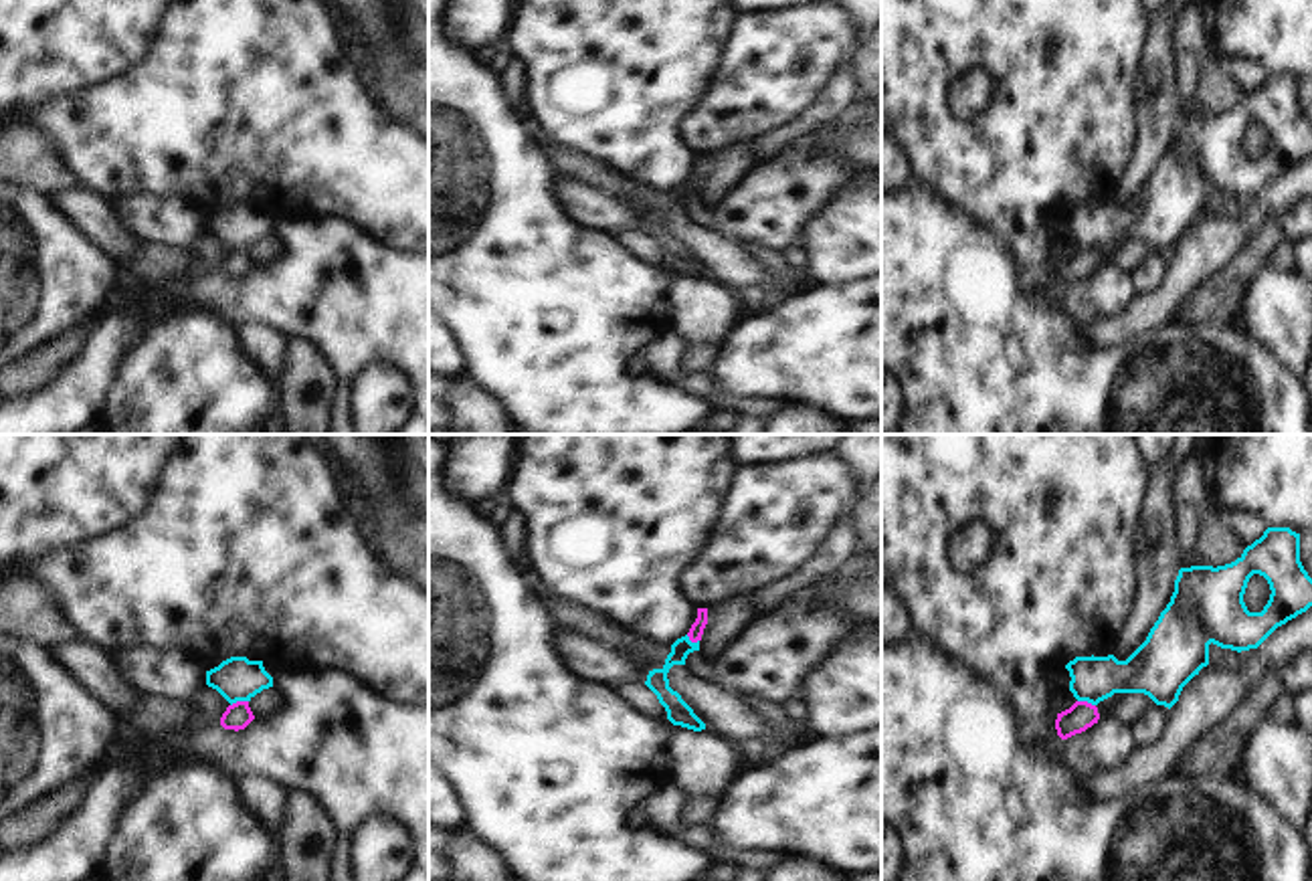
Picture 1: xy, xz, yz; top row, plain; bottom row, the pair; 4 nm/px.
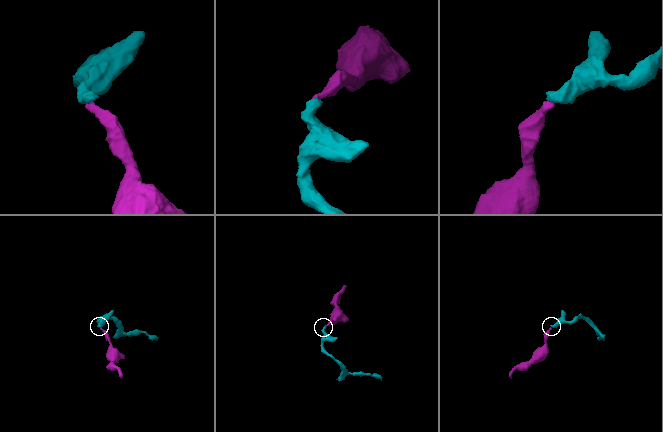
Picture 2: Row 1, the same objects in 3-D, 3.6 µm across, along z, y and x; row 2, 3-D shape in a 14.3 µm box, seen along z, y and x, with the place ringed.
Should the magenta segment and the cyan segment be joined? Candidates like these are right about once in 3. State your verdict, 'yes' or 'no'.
no

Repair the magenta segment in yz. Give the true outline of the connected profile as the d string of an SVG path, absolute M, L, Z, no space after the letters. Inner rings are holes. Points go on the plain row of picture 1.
M1114 240L1112 244L1100 249L1098 253L1092 253L1088 249L1075 249L1069 257L1057 261L1055 267L1057 283L1061 287L1067 287L1075 281L1086 279L1088 275L1098 271L1100 265L1112 263L1118 257L1124 242L1126 240Z

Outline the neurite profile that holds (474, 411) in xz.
M465 374L451 378L451 390L441 402L453 412L453 434L518 434L501 402Z

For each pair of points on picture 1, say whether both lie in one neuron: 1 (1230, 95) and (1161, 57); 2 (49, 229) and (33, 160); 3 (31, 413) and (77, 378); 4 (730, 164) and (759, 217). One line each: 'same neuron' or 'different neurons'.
1: different neurons
2: different neurons
3: same neuron
4: different neurons

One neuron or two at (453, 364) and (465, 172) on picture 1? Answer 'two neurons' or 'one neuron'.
two neurons

